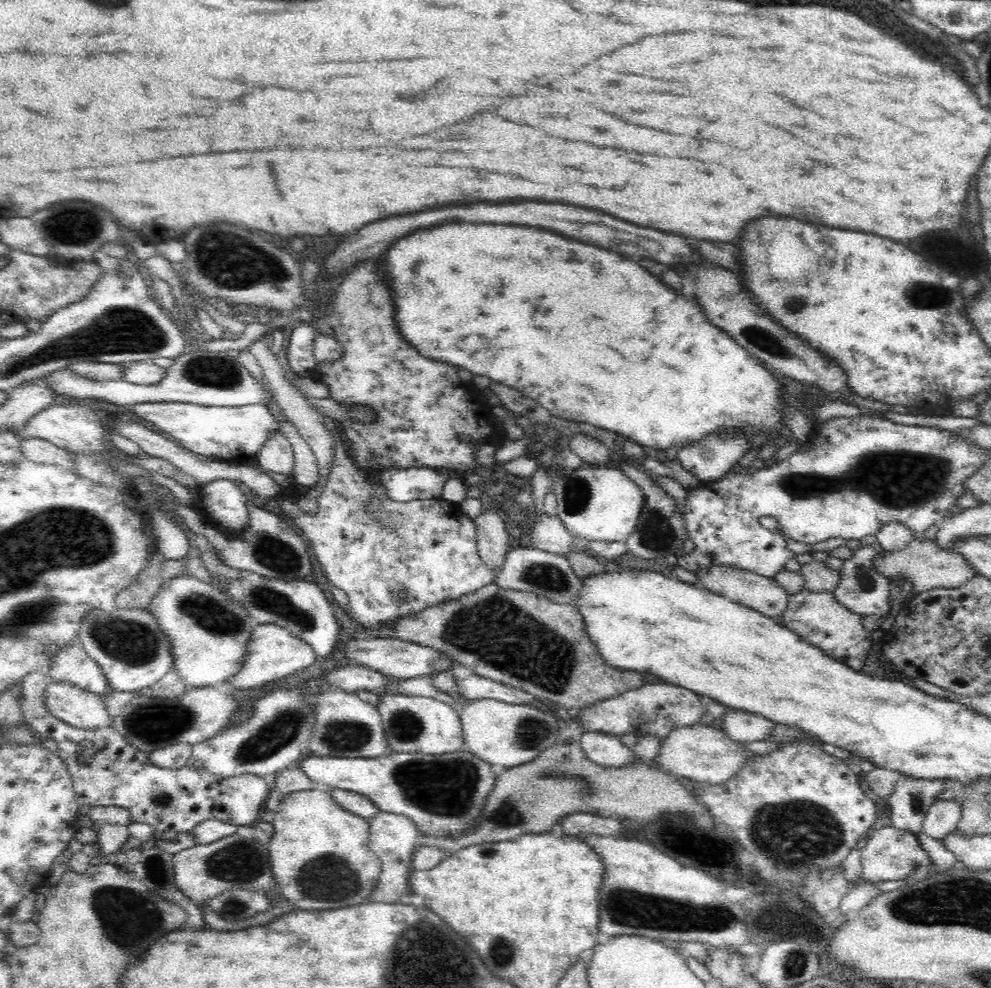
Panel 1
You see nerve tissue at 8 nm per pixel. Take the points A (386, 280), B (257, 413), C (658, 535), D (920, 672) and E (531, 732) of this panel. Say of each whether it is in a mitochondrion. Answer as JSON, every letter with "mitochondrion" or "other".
{"A":"other","B":"other","C":"mitochondrion","D":"other","E":"mitochondrion"}

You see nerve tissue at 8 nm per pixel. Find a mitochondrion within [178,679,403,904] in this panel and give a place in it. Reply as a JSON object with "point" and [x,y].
{"point":[279,732]}

